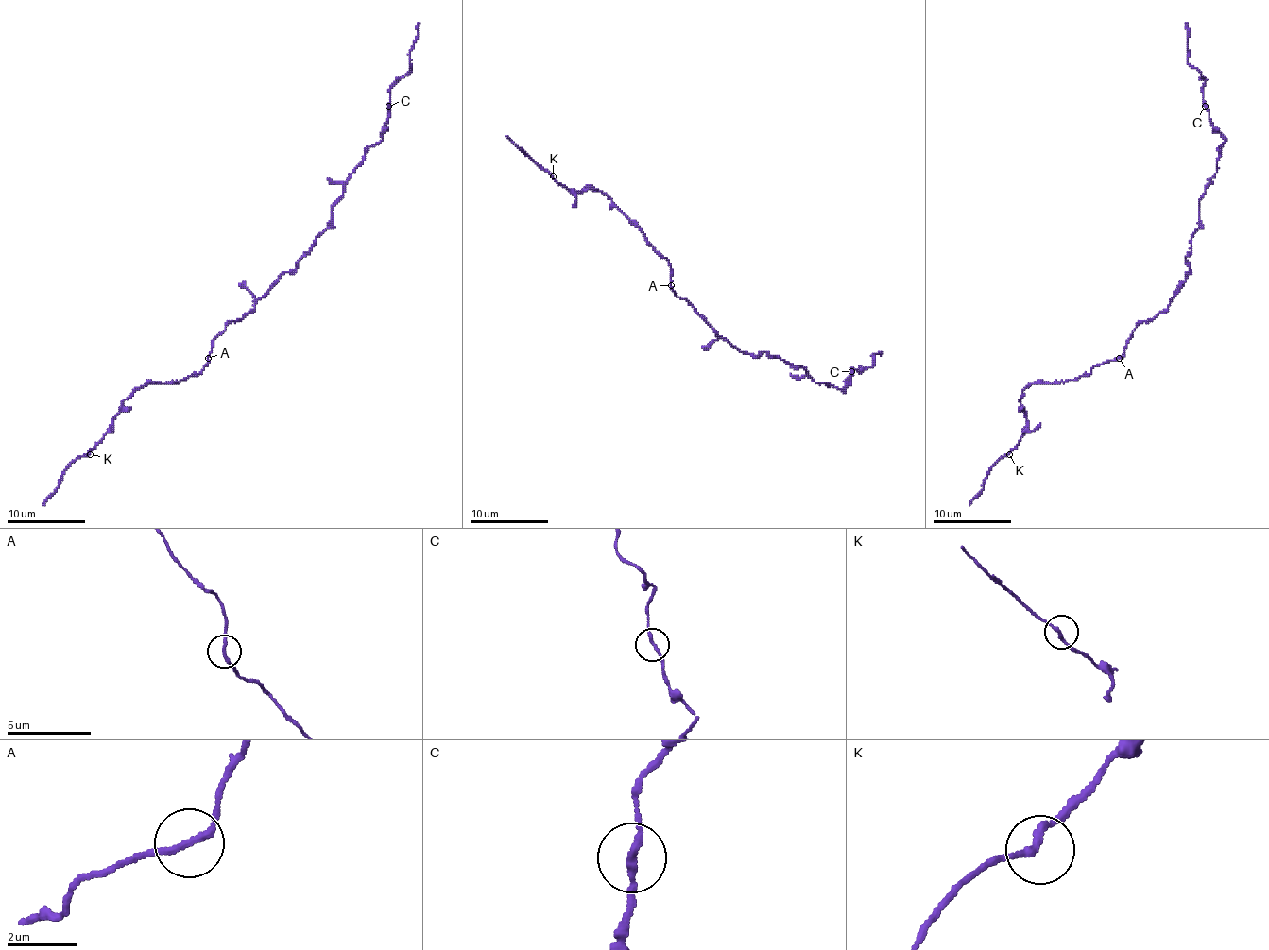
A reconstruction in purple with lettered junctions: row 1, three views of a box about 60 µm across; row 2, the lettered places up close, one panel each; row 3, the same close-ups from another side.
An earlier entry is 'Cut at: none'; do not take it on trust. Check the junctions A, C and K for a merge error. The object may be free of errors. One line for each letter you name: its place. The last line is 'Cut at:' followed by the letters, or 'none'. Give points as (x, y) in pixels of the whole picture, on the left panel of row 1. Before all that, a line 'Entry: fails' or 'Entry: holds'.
Entry: holds
Cut at: none

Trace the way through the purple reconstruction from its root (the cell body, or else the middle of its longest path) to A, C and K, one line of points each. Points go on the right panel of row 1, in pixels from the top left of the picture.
A: (1164, 311), (1142, 321), (1134, 329), (1124, 352), (1119, 358)
C: (1164, 311), (1190, 270), (1185, 256), (1199, 227), (1199, 199), (1217, 172), (1219, 148), (1225, 141), (1205, 105)
K: (1164, 311), (1134, 329), (1121, 356), (1097, 364), (1089, 374), (1030, 383), (1020, 398), (1026, 431), (1009, 454)

